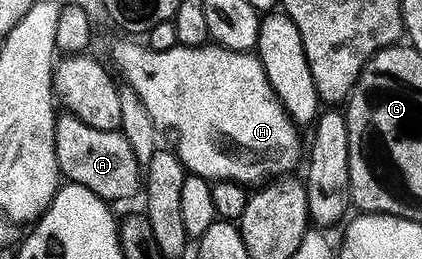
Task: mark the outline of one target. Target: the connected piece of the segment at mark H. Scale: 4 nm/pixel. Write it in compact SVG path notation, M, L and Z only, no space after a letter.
M123 37L120 43L112 45L111 59L115 62L116 68L114 67L114 70L116 72L119 70L127 78L124 79L126 86L132 87L137 93L137 97L141 97L141 102L144 103L145 109L149 109L149 117L153 117L156 128L163 129L163 127L168 127L169 130L175 131L173 150L190 174L199 175L202 179L208 181L229 179L233 183L259 185L264 181L270 180L272 177L286 176L288 173L295 171L294 167L299 163L300 128L297 126L295 120L287 114L287 111L281 105L281 101L273 93L273 89L265 77L265 69L261 65L258 54L252 53L251 51L225 49L218 45L204 45L202 47L181 47L177 45L173 49L155 51L142 42L136 41L134 38Z

